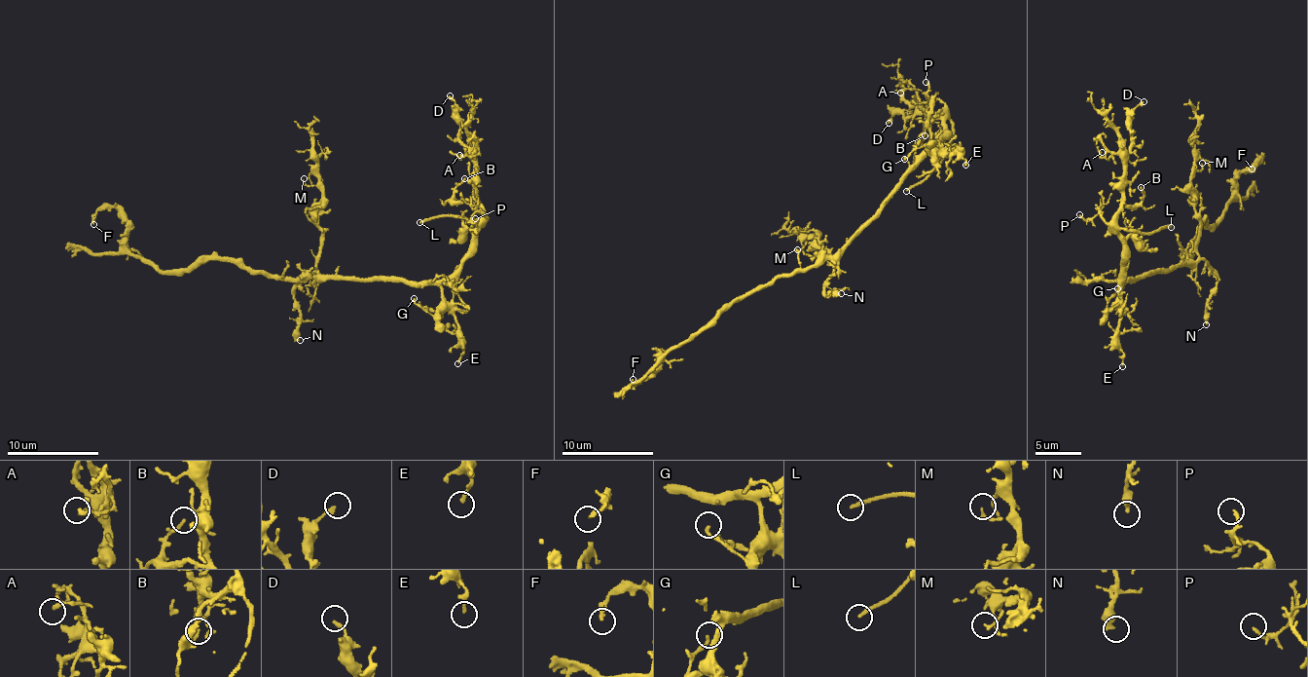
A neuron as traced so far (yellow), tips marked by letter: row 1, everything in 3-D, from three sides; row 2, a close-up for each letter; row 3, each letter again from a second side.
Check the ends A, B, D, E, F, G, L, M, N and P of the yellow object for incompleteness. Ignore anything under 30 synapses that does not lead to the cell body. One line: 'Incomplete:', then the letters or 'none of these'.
Incomplete: L

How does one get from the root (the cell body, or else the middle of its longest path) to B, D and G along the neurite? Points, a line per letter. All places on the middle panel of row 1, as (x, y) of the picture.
B: (863, 227), (934, 142), (942, 137), (944, 117), (941, 114), (927, 125), (920, 144), (925, 135)
D: (863, 227), (944, 134), (944, 117), (939, 113), (931, 117), (921, 110), (906, 117), (895, 112), (889, 123)
G: (863, 227), (924, 154), (929, 150), (932, 153), (929, 155), (920, 147), (904, 159)

